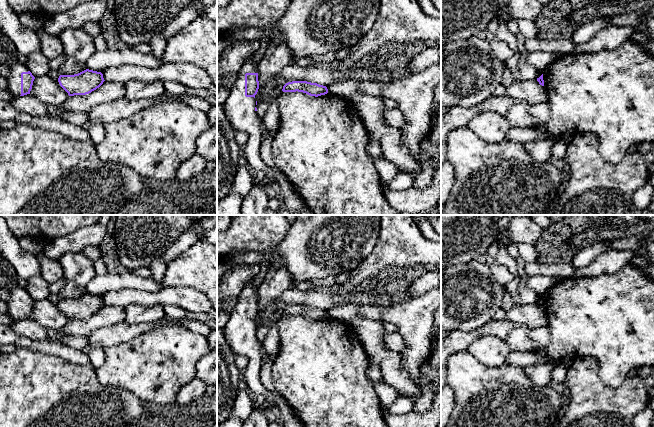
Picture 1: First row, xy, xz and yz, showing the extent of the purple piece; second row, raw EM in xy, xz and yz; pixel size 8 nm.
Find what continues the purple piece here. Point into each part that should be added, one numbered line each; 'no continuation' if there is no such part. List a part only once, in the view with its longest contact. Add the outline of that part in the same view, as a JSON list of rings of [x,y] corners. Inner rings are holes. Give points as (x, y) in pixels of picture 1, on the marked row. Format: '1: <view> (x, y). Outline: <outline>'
1: xz (240, 111). Outline: [[[247,60],[230,89],[226,101],[222,104],[227,120],[236,132],[245,132],[248,141],[245,144],[245,156],[249,168],[255,173],[263,171],[267,177],[277,183],[276,171],[267,166],[260,155],[262,138],[268,133],[262,118],[256,113],[256,100],[245,96],[245,74],[258,73],[258,63]]]

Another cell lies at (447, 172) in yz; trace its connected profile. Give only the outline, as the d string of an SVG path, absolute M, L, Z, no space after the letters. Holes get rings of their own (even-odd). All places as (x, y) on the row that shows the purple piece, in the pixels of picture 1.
M449 162L441 163L441 208L446 204L455 182L455 172Z

